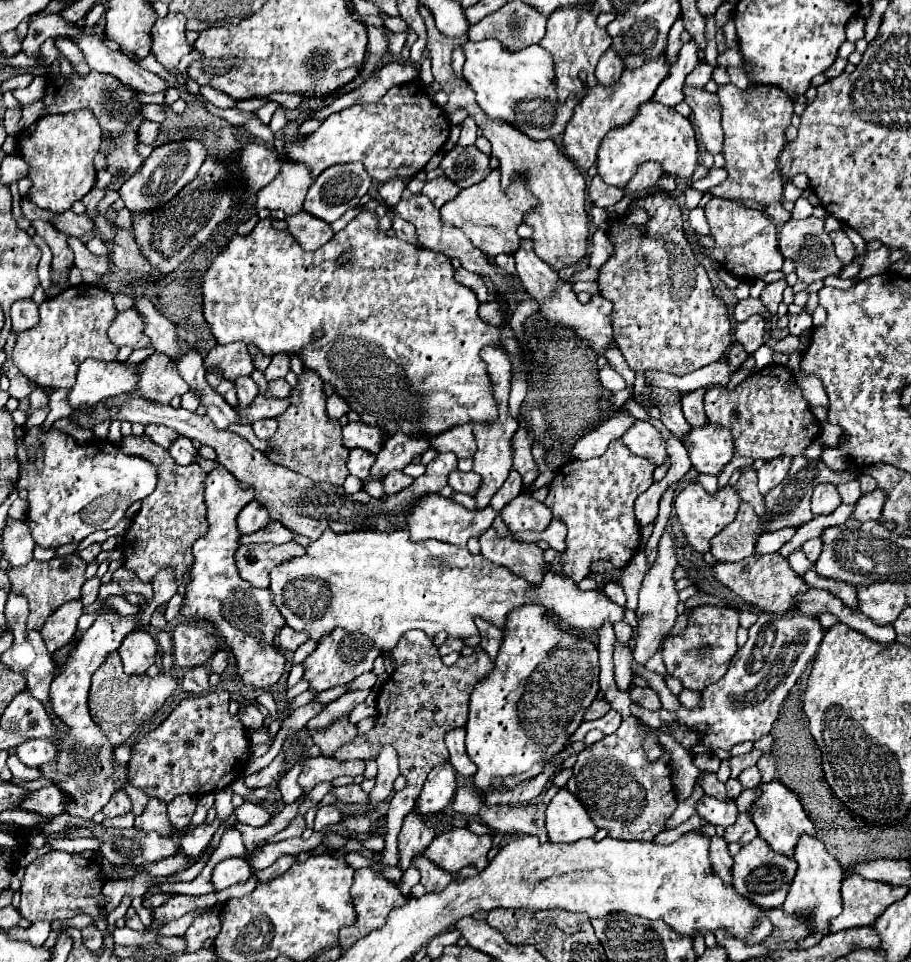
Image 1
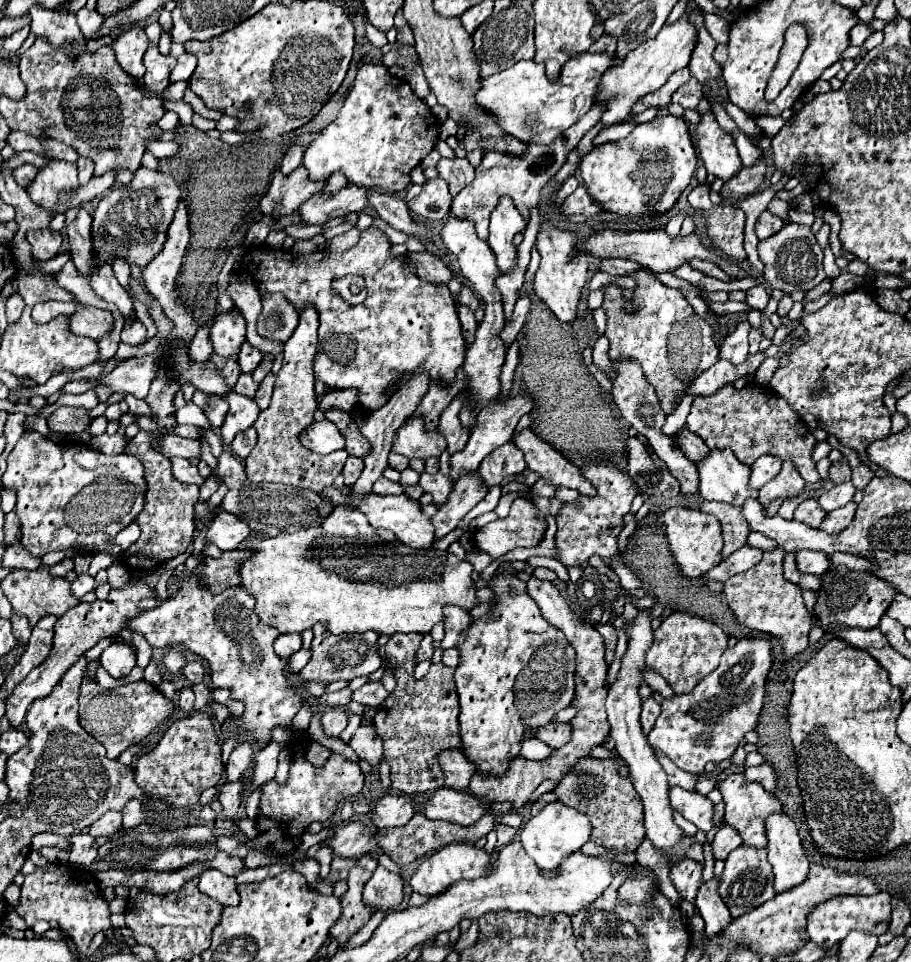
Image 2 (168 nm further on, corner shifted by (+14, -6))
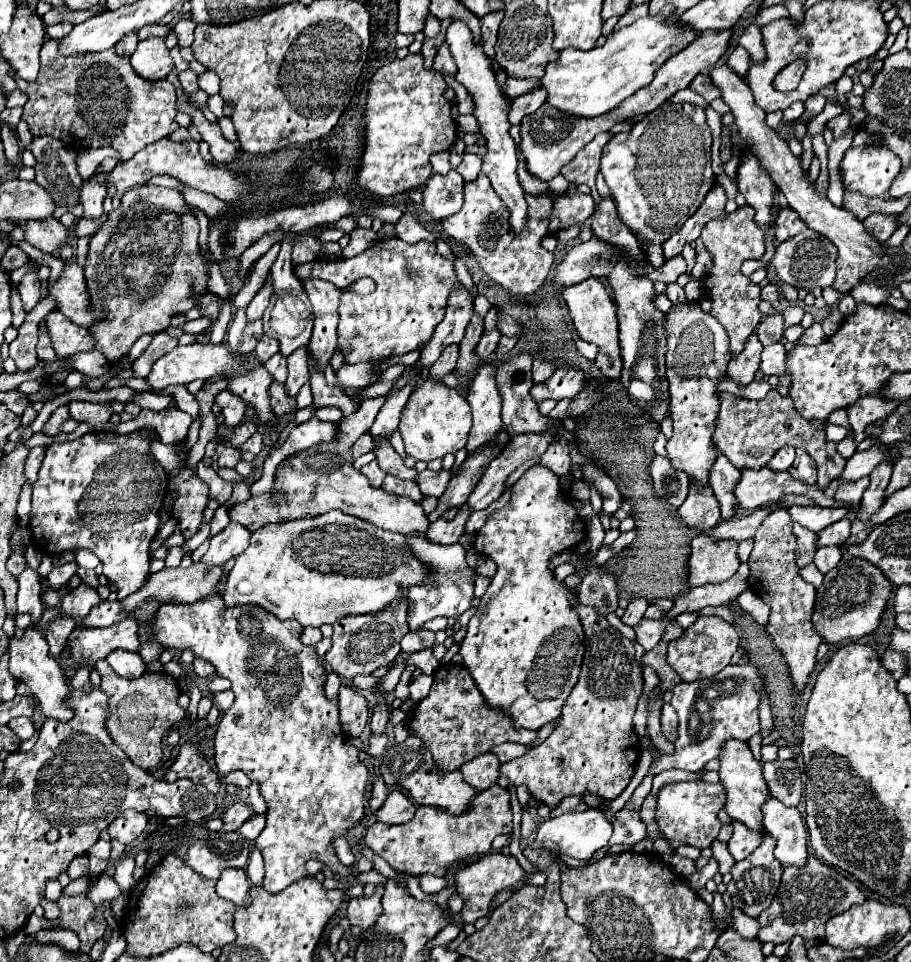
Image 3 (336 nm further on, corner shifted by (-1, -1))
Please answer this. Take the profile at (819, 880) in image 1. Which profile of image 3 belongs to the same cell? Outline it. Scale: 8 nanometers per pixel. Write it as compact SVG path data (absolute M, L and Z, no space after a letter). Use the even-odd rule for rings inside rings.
M771 798L767 804L763 804L763 826L767 834L777 838L775 846L775 858L787 868L797 866L803 868L807 864L809 852L807 852L807 826L797 808L787 808L779 800Z

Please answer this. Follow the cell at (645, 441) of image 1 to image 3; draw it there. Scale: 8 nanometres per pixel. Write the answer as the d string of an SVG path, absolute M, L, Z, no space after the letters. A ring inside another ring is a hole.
M655 456L651 462L651 478L653 478L657 494L665 496L665 500L671 506L679 508L683 504L689 492L689 484L691 484L691 478L687 472L673 468L669 458Z

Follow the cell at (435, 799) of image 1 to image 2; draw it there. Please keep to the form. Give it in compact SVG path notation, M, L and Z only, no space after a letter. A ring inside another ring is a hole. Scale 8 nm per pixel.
M388 793L384 795L374 811L372 811L372 823L376 827L402 827L406 825L414 815L414 803L410 797L406 795L398 795L398 793Z

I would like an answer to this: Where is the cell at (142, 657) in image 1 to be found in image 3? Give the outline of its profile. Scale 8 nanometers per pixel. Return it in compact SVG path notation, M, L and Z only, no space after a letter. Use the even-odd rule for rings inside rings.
M119 648L107 656L107 662L123 678L139 678L145 672L145 662L137 652L127 652Z

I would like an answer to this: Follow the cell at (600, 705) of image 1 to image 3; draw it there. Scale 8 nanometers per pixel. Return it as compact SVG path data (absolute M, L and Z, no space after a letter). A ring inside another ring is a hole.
M451 662L441 664L433 678L435 682L431 686L431 692L421 702L417 702L415 710L409 714L407 728L411 736L419 736L423 746L431 750L439 774L455 772L471 758L491 752L493 746L499 746L507 740L529 744L537 738L537 730L511 730L509 738L509 718L495 714L495 710L483 702L483 696L479 690L475 690L475 682L471 682L471 674L465 666Z

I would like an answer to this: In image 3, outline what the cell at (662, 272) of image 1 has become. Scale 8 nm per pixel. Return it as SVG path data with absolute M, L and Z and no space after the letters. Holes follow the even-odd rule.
M673 304L669 312L665 312L665 334L667 334L667 380L669 380L669 394L671 394L671 420L673 420L673 438L667 442L667 454L675 468L685 470L695 482L707 484L711 462L715 462L715 446L713 446L713 430L715 418L719 410L717 398L717 382L727 374L727 362L731 358L729 338L723 326L709 314L703 312L699 304Z

